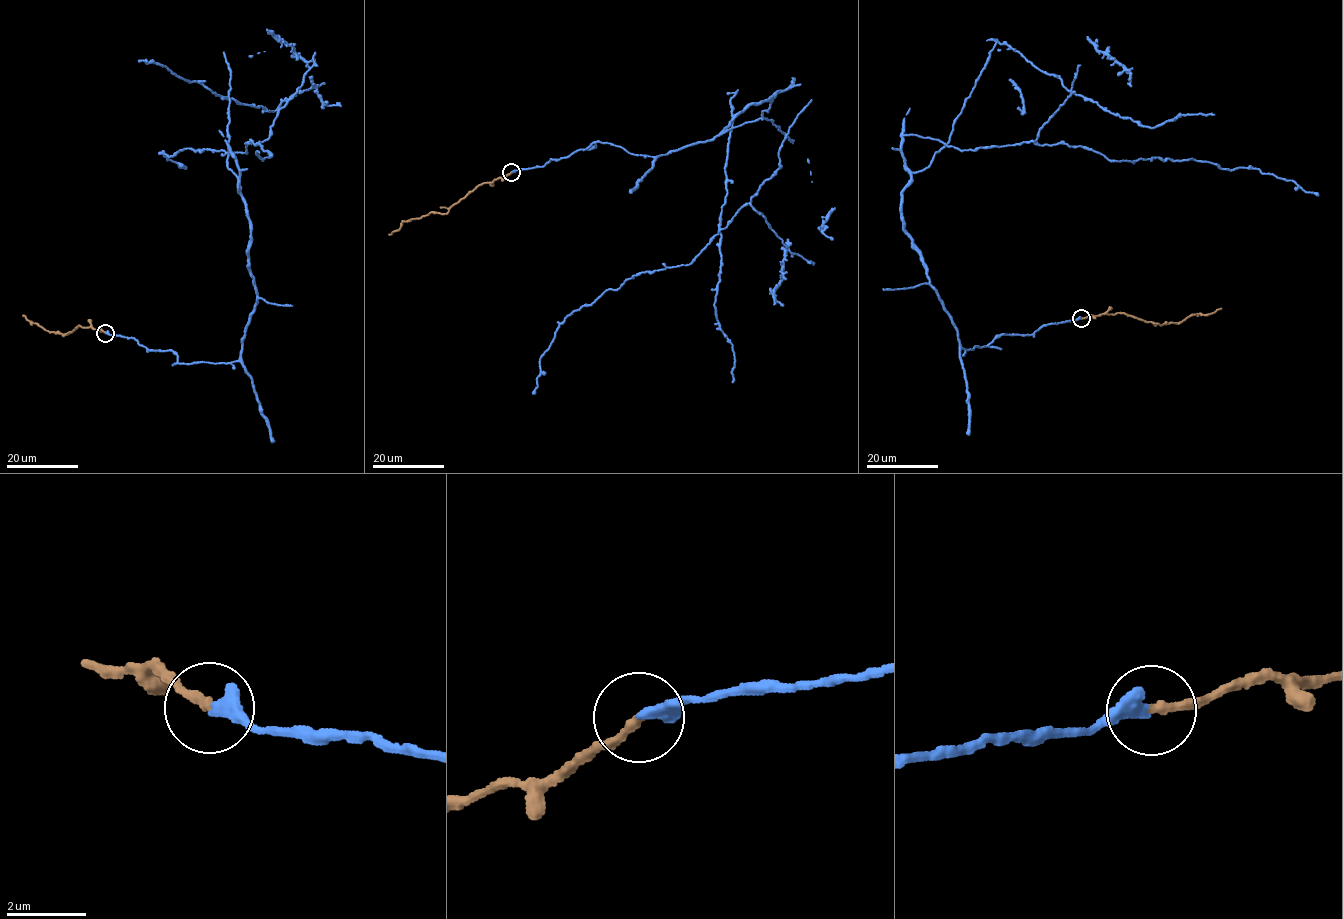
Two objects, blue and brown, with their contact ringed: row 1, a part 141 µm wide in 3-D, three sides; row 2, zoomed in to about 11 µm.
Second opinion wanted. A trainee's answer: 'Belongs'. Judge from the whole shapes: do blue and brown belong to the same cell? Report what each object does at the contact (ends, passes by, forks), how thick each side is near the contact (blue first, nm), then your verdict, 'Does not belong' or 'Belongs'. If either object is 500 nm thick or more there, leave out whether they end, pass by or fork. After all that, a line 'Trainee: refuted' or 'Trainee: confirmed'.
At the ring blue ends. At the ring brown ends. Thickness 320 nm (blue) against 220 nm. Belongs
Trainee: confirmed

